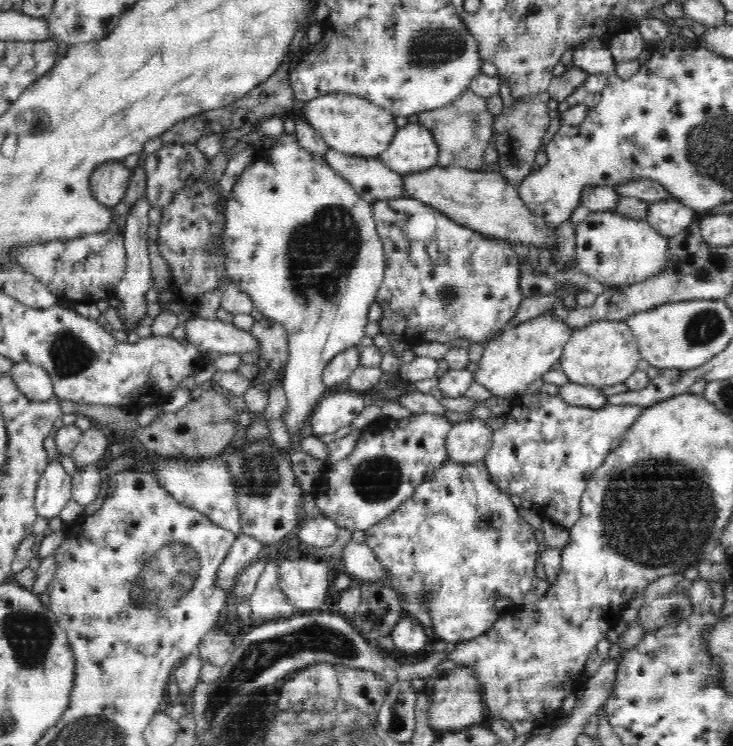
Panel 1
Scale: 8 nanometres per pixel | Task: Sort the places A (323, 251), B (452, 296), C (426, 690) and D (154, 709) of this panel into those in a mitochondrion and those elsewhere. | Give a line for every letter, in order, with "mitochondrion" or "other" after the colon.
A: mitochondrion
B: mitochondrion
C: other
D: other

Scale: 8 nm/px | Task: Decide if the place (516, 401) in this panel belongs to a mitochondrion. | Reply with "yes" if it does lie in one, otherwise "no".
no

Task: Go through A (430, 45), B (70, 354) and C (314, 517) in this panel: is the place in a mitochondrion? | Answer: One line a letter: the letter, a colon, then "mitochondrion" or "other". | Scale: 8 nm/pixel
A: mitochondrion
B: mitochondrion
C: other

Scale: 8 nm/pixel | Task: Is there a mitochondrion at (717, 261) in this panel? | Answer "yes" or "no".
no

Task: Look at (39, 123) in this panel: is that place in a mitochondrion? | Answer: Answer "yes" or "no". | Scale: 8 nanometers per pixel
yes

